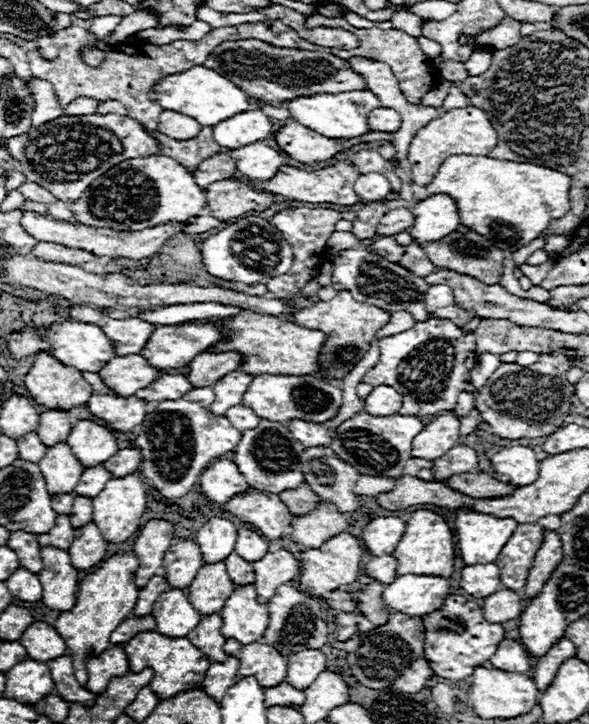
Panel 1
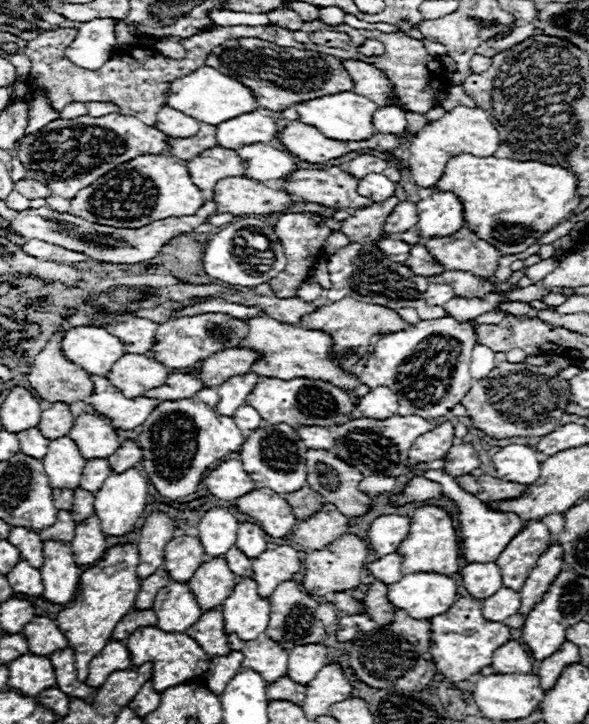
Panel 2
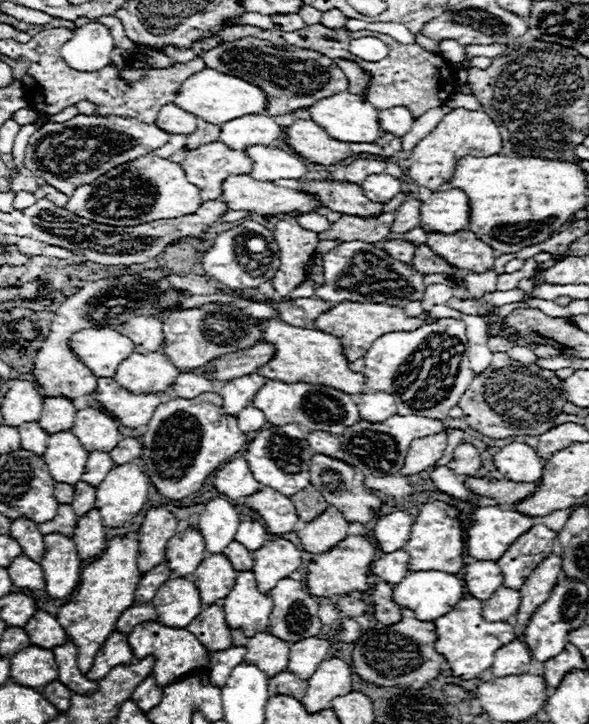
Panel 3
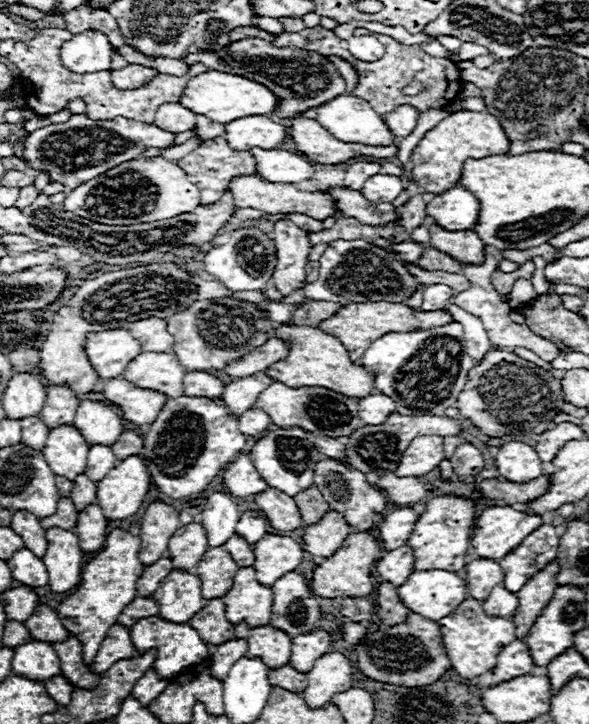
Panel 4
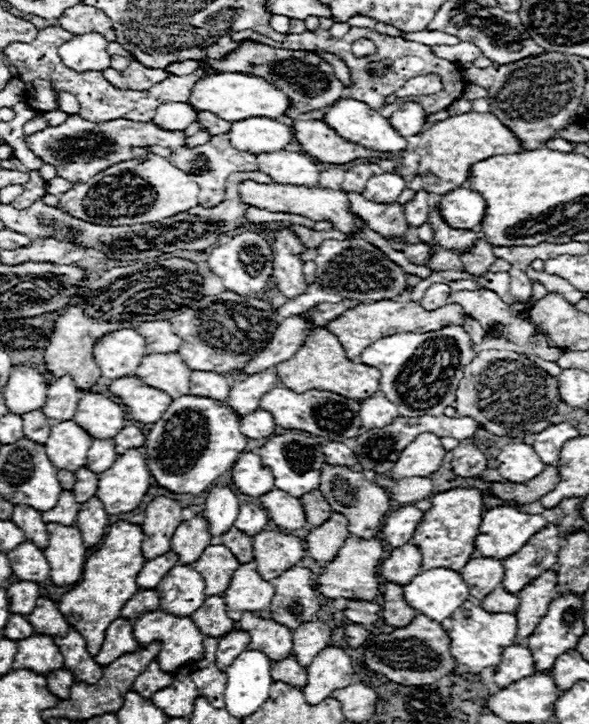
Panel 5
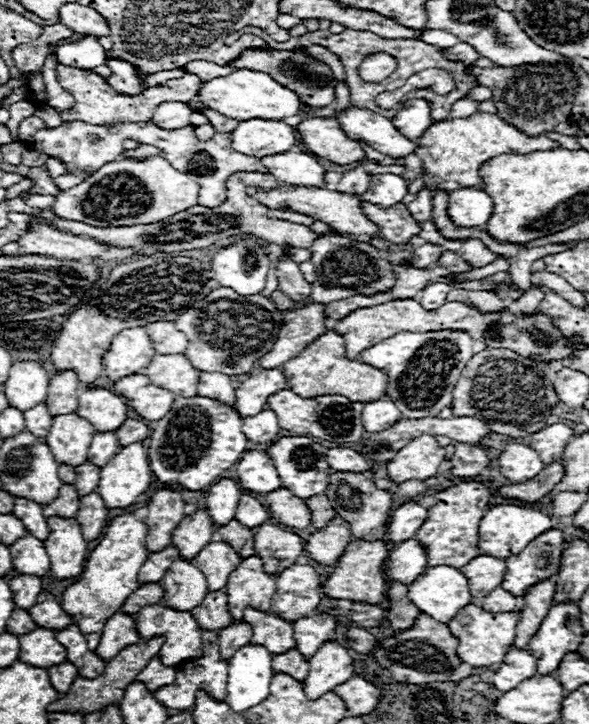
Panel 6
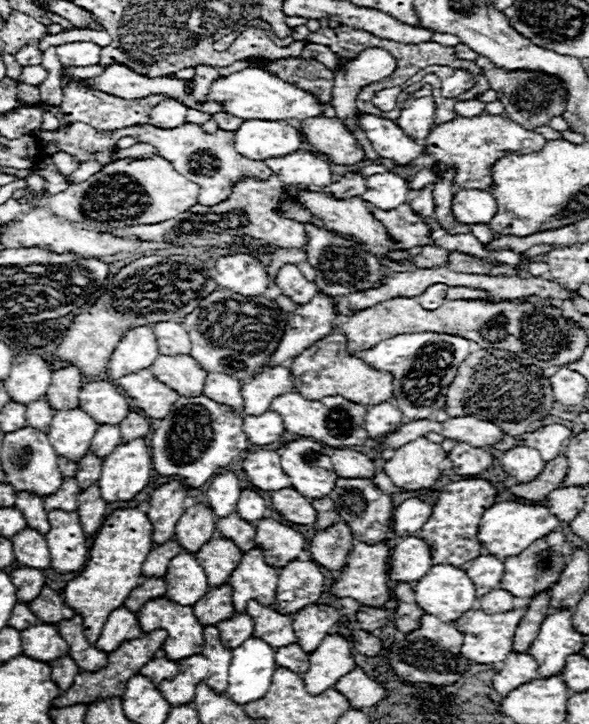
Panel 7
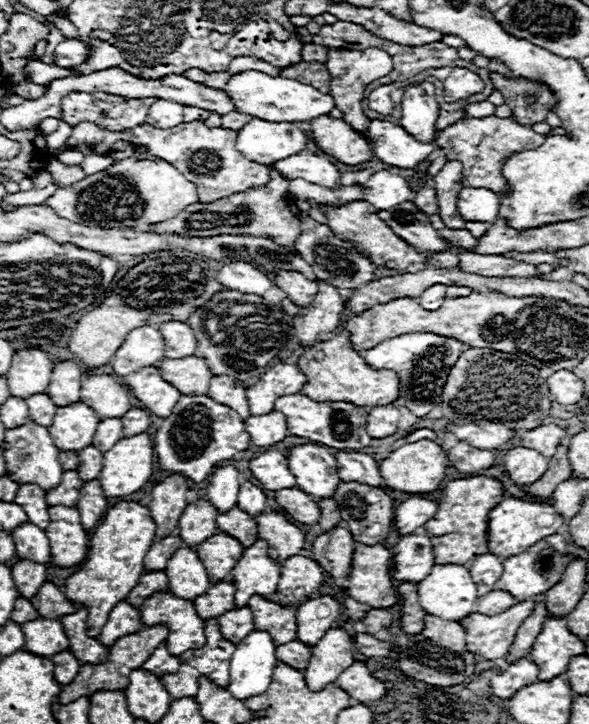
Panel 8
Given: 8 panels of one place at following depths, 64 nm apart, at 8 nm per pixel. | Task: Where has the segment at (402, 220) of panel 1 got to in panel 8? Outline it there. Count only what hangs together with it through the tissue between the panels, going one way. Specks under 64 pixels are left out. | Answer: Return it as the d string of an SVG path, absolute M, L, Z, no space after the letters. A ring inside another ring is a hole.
M424 186L418 190L418 196L414 200L414 204L418 204L418 208L422 208L422 212L426 212L428 216L432 216L438 210L438 200L436 200L436 190L430 186Z

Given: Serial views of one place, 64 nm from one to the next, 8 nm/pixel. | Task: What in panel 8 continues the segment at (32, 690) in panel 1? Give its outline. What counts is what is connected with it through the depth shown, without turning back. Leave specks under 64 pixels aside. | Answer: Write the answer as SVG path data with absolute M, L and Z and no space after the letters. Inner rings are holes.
M42 618L30 620L22 624L24 632L24 650L34 652L38 656L54 656L68 648L68 638L60 620Z

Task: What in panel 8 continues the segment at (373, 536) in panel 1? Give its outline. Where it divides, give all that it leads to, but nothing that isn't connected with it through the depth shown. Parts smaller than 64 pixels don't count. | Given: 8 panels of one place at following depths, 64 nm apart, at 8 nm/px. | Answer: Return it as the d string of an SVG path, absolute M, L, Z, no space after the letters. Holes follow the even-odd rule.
M420 496L408 498L400 506L396 506L394 526L400 534L416 532L430 520L430 516L436 514L436 510L438 510L436 500L428 500L428 498L420 498Z

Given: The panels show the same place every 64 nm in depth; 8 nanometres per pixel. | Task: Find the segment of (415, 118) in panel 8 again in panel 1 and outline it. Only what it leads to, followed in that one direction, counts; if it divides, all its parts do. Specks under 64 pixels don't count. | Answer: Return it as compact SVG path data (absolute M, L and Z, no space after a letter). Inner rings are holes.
M376 108L370 112L370 128L374 132L396 132L402 126L402 118L394 108Z

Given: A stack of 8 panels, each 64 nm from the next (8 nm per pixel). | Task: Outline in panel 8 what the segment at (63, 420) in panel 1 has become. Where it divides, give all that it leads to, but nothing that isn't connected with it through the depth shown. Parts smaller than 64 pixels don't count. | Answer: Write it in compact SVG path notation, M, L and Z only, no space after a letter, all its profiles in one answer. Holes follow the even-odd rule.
M64 360L54 364L54 372L48 384L50 398L54 404L72 404L74 400L80 398L80 378L82 378L82 368L76 360Z

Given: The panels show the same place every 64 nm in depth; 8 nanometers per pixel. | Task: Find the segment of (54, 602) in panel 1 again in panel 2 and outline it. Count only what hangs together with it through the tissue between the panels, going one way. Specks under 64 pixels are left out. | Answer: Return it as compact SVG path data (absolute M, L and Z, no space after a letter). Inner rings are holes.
M58 540L44 542L44 564L40 568L44 582L44 598L52 604L68 604L76 596L80 568L74 562L70 544Z

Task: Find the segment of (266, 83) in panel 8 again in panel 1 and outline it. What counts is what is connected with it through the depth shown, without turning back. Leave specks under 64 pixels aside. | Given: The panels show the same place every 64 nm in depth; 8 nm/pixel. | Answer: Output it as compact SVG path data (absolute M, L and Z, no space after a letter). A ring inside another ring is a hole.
M196 66L196 68L190 68L188 72L180 72L180 74L160 80L160 84L156 84L156 88L152 92L152 98L158 100L164 110L182 112L182 114L198 120L202 126L214 126L234 114L250 110L246 92L242 92L226 76L220 76L218 72L204 68L204 66Z

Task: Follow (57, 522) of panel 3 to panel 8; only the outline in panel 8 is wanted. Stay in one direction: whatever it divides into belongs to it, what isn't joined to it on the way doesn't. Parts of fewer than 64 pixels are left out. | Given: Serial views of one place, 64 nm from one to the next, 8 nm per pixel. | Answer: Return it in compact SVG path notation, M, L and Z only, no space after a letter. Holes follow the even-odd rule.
M64 470L62 482L46 494L46 502L48 504L76 504L78 496L80 496L80 488L82 488L82 480L80 480L78 472Z

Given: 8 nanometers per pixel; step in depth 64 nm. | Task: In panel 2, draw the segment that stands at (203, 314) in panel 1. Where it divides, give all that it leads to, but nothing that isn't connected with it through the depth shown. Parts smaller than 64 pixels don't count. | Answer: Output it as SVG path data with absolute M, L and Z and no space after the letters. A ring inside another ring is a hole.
M206 302L206 304L200 304L200 306L188 306L180 312L172 312L172 316L180 316L180 314L196 314L196 312L226 312L226 314L232 314L232 316L238 316L238 318L254 318L254 316L262 316L264 310L260 308L252 308L252 306L242 306L242 304L232 304L232 302Z

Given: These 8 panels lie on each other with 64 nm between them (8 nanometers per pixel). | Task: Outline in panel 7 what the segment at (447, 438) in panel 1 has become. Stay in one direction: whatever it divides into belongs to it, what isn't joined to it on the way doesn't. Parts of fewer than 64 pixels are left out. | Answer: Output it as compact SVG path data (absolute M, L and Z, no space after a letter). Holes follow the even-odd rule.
M420 436L400 446L384 464L384 474L402 490L430 490L440 476L440 462L446 452L440 444Z

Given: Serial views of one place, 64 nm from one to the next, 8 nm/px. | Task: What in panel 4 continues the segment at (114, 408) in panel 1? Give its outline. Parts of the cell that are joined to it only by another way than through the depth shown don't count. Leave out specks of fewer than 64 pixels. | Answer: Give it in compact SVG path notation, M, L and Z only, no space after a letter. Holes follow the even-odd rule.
M124 378L104 380L102 392L108 402L120 408L122 418L136 426L152 424L166 404L166 396L162 392L138 388L136 384Z

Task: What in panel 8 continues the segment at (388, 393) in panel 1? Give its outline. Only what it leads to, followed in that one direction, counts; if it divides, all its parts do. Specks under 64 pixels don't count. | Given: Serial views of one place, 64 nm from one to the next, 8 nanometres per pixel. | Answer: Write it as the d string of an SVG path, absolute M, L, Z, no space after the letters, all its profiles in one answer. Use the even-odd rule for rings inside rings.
M394 406L370 408L366 430L372 438L386 438L398 430L398 420L400 420L400 412Z

